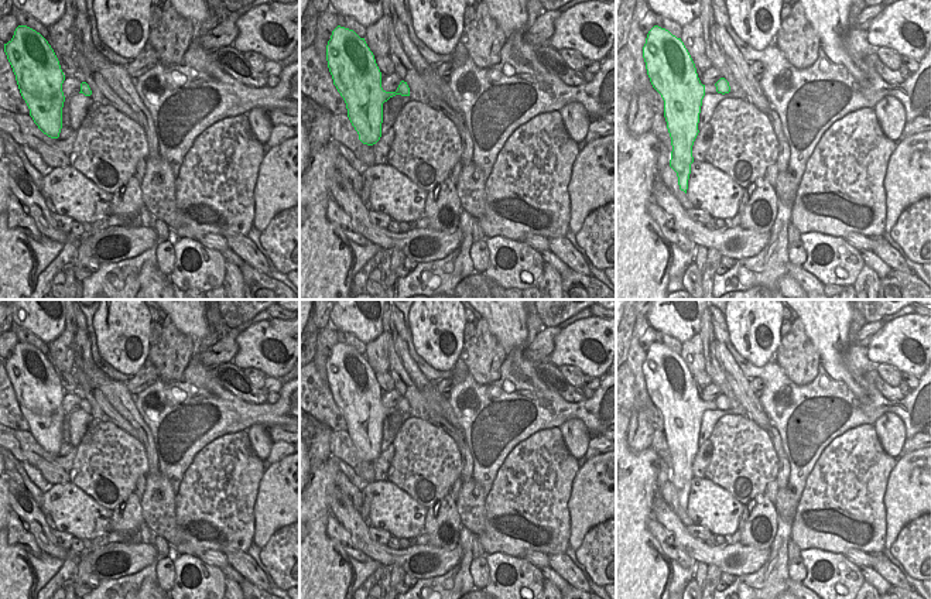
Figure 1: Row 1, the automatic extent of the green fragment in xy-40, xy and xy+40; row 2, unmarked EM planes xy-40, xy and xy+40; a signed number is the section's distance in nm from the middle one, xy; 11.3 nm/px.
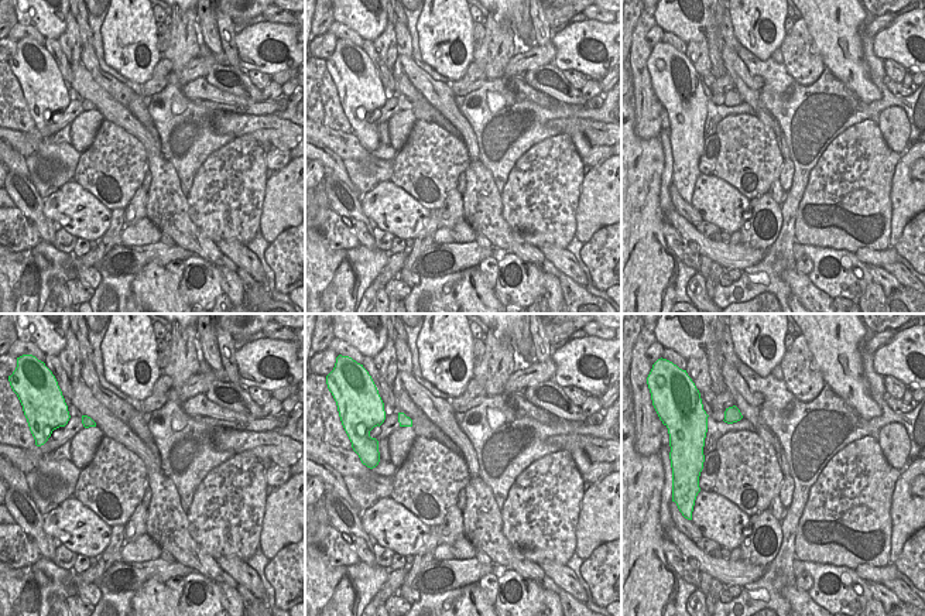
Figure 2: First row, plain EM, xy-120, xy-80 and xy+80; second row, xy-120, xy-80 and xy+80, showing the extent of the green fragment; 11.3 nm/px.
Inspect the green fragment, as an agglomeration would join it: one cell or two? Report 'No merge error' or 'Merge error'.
No merge error.

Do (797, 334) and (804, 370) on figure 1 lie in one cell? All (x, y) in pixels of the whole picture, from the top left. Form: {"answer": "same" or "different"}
{"answer": "same"}

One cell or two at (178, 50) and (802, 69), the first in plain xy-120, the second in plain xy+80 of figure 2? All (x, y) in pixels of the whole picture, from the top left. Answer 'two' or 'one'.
one

